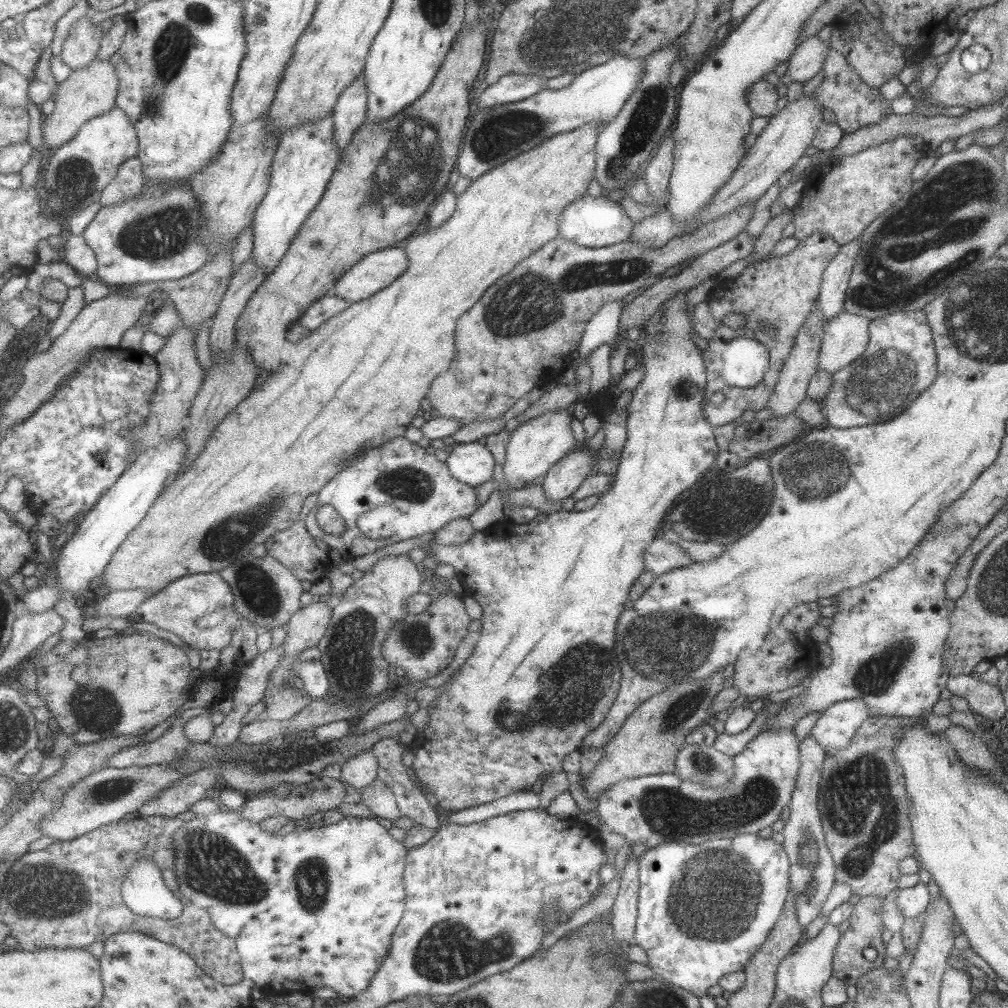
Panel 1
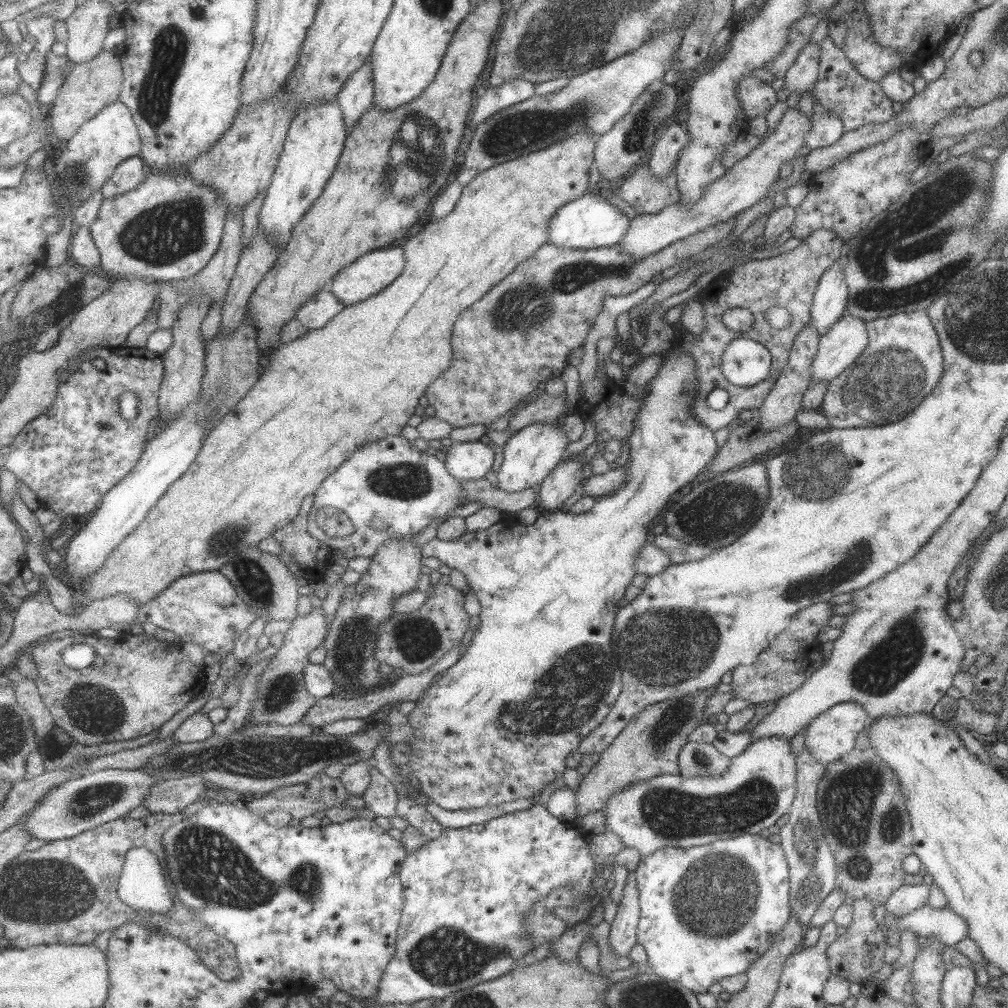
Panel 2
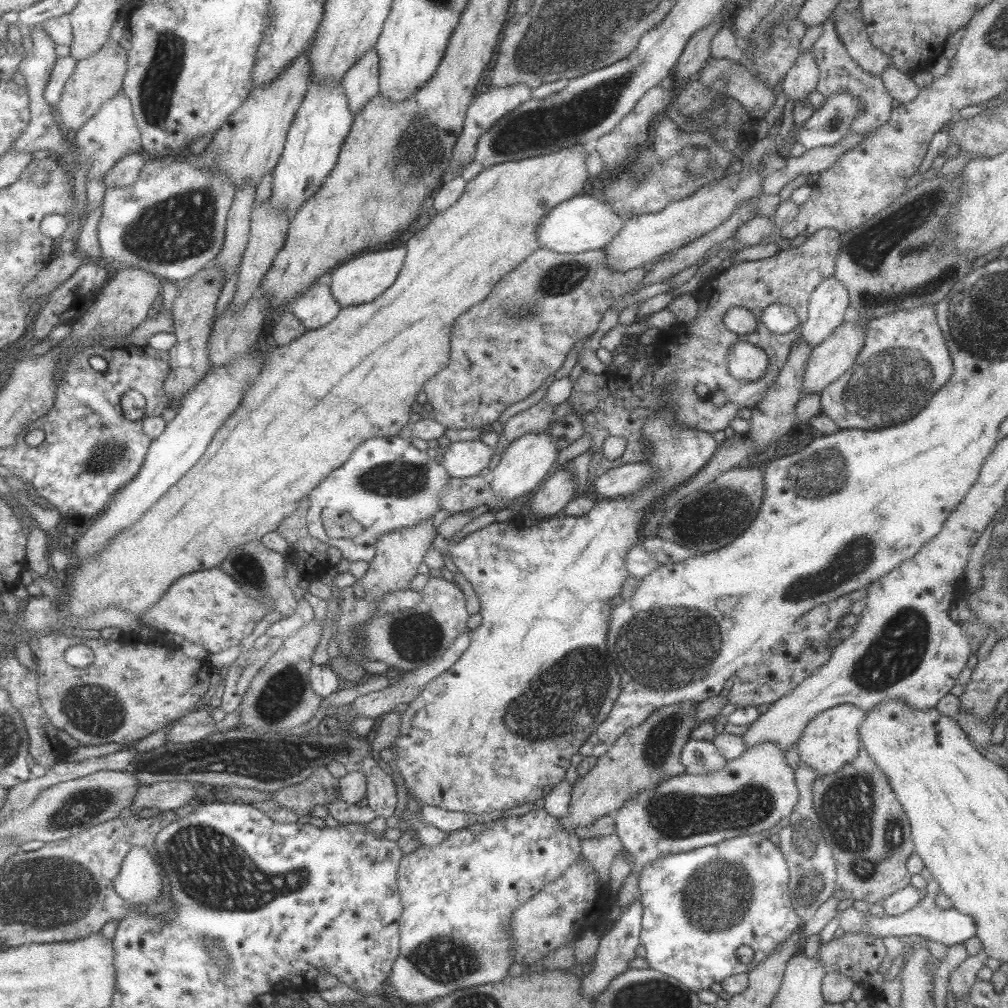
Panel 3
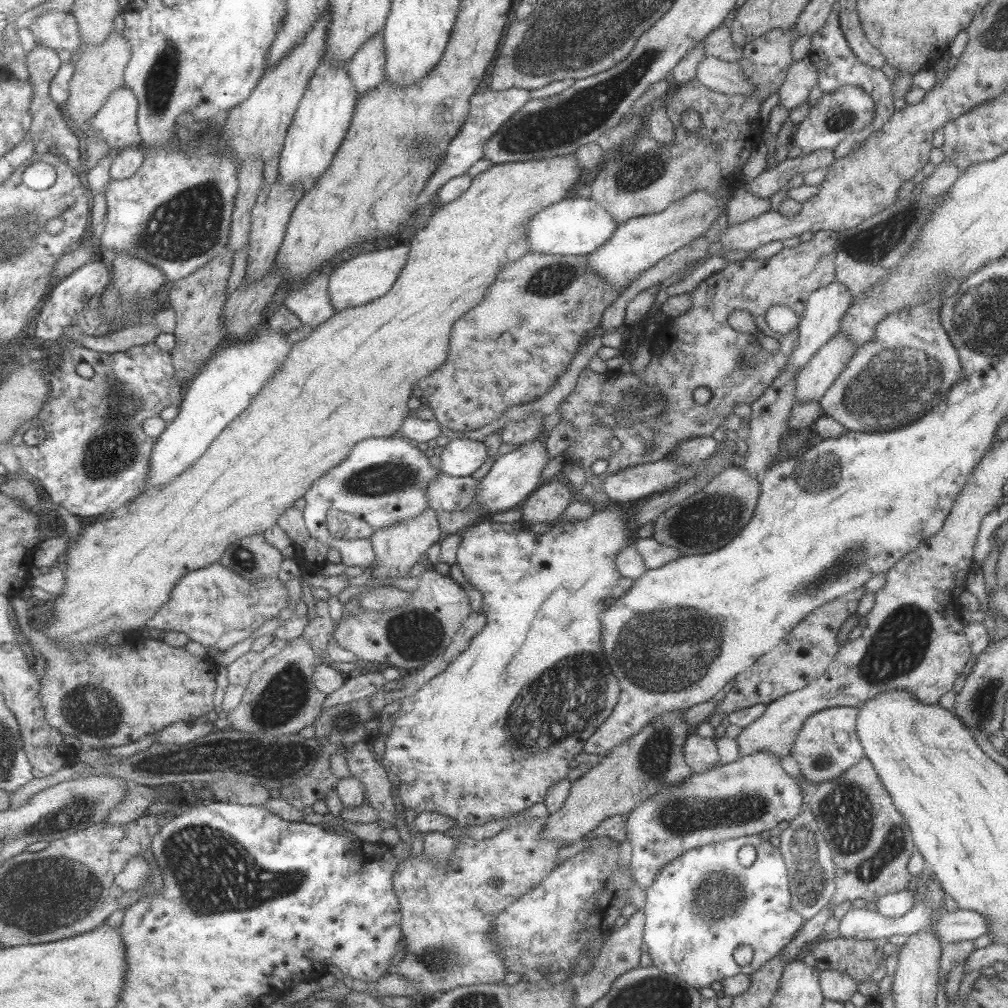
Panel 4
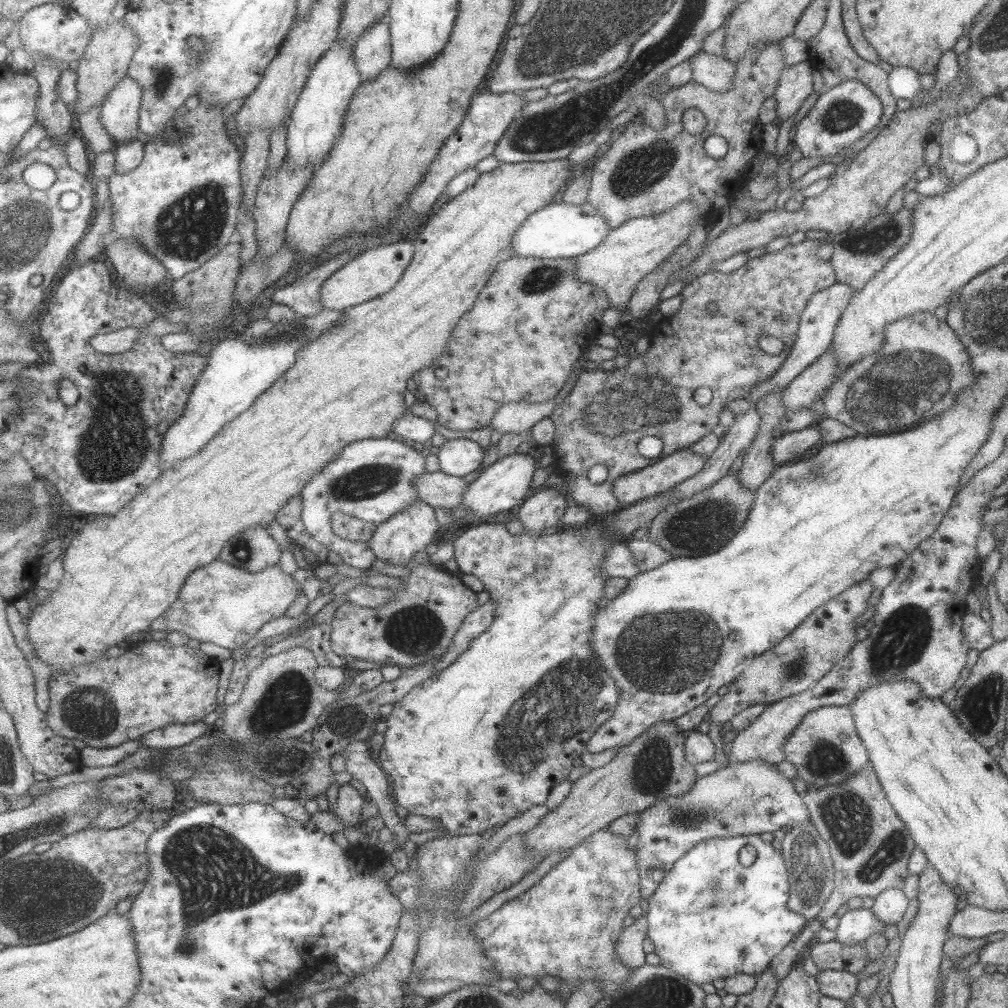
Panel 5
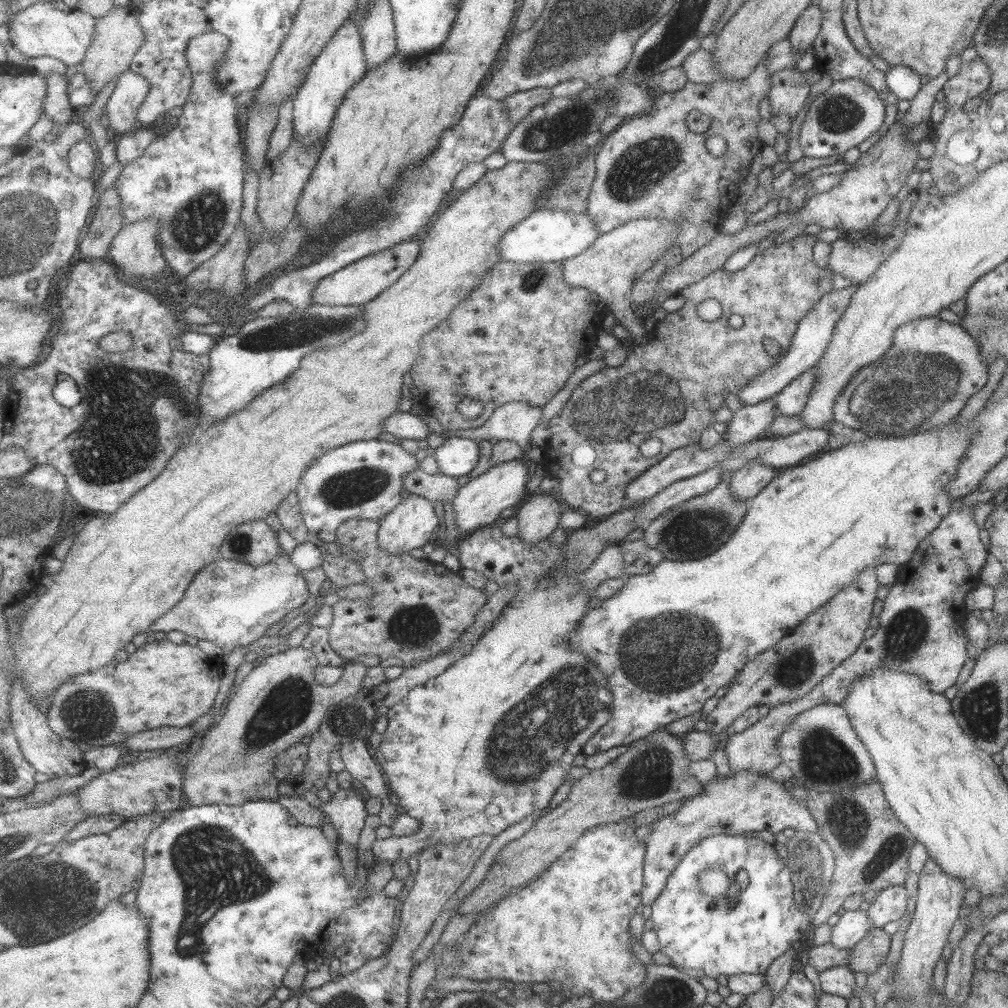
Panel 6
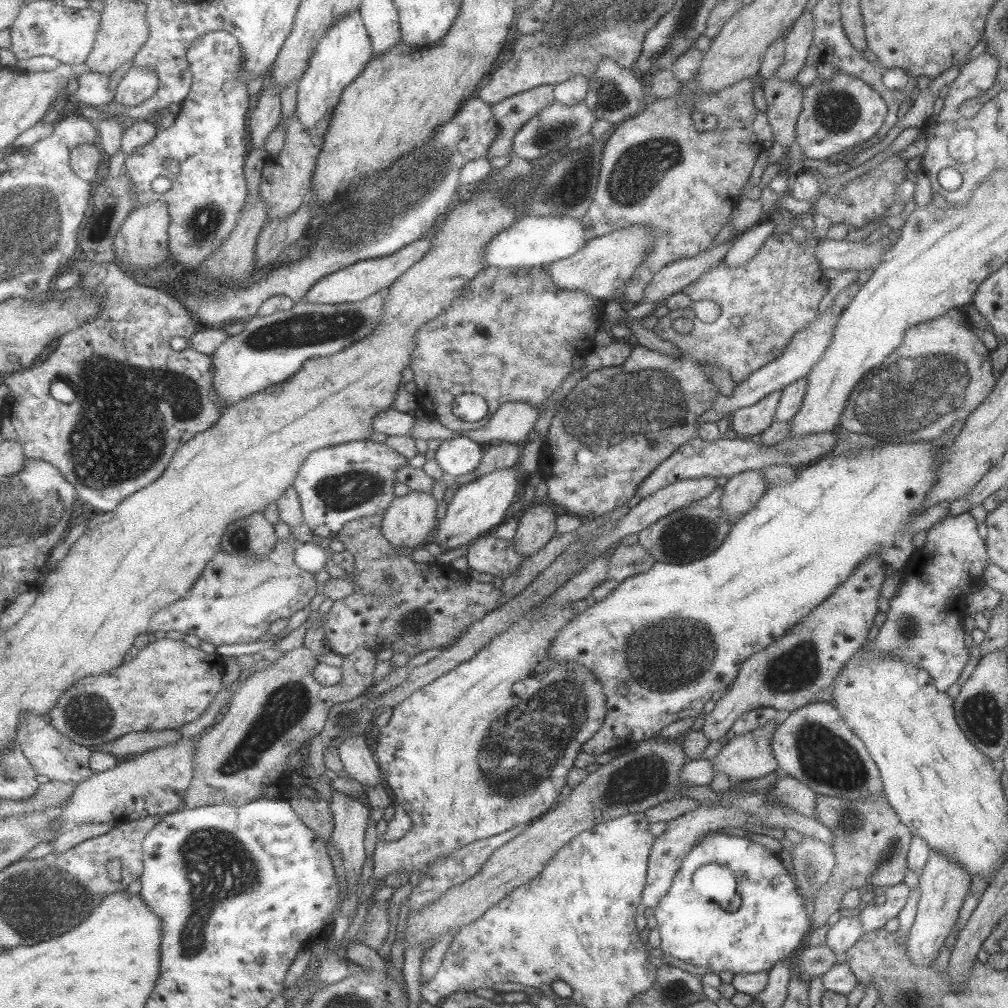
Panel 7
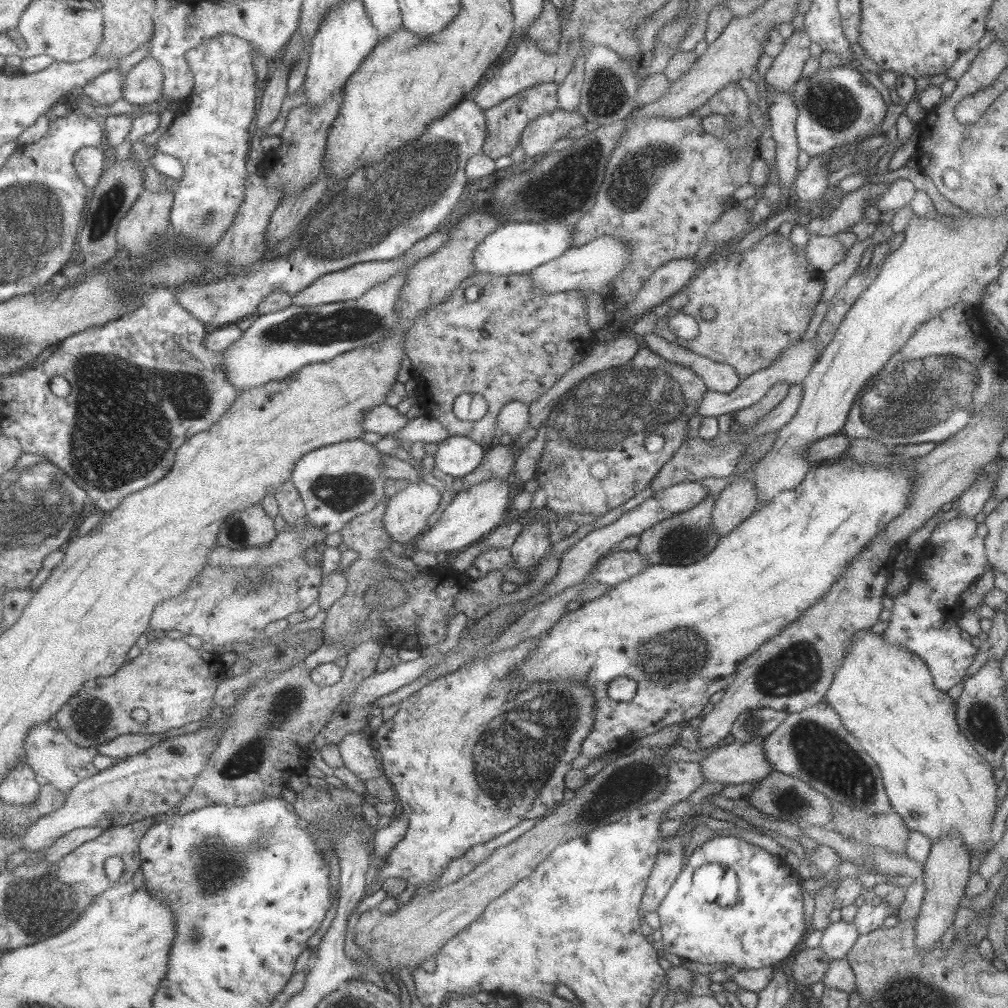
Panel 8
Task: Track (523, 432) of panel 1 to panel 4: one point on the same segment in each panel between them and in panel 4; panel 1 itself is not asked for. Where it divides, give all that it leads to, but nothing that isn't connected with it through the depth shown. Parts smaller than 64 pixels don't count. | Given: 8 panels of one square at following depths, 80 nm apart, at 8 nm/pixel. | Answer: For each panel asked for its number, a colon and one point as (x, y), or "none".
2: (530, 455)
3: (525, 462)
4: (513, 478)

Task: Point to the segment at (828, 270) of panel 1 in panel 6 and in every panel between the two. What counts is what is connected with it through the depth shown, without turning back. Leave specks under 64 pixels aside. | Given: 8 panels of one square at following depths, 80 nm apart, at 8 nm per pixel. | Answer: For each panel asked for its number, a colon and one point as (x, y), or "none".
2: (829, 301)
3: (828, 306)
4: (825, 306)
5: (820, 315)
6: (815, 328)

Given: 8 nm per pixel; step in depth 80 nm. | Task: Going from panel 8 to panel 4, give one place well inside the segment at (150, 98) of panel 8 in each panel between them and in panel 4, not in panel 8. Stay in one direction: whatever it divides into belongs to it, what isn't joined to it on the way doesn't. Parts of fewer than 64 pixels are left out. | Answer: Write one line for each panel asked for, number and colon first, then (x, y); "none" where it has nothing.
4: (117, 122)
5: (120, 116)
6: (132, 89)
7: (139, 84)

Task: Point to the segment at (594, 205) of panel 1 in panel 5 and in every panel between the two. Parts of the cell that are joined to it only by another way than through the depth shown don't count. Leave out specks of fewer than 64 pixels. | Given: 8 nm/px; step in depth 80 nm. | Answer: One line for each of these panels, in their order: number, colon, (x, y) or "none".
2: (588, 222)
3: (582, 223)
4: (574, 226)
5: (559, 230)

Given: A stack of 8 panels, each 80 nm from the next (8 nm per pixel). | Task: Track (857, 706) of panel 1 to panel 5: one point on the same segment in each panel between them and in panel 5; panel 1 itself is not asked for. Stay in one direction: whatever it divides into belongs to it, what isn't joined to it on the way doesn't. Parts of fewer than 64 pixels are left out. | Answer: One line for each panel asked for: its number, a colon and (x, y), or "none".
2: (831, 733)
3: (830, 739)
4: (827, 744)
5: (824, 747)

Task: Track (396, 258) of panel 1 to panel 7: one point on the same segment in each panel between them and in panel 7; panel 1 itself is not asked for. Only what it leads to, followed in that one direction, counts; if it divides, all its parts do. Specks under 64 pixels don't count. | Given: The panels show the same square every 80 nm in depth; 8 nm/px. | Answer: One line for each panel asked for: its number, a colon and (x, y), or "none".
2: (374, 272)
3: (359, 281)
4: (360, 280)
5: (375, 272)
6: (359, 283)
7: (361, 280)

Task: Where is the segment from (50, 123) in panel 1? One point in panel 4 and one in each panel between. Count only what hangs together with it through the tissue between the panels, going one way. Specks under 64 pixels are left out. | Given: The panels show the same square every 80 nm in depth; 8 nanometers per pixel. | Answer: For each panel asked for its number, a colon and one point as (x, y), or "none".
2: (91, 87)
3: (97, 79)
4: (100, 71)

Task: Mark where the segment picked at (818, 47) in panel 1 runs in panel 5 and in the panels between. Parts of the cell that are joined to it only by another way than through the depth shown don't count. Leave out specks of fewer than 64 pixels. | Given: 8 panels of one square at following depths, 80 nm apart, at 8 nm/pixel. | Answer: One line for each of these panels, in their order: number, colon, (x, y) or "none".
2: (801, 75)
3: (800, 79)
4: (801, 76)
5: (794, 85)

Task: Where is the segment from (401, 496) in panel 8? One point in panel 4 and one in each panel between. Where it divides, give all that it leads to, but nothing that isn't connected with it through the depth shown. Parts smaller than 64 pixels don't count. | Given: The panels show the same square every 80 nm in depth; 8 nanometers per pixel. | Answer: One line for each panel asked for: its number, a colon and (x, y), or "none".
4: (398, 549)
5: (396, 542)
6: (411, 525)
7: (408, 522)

